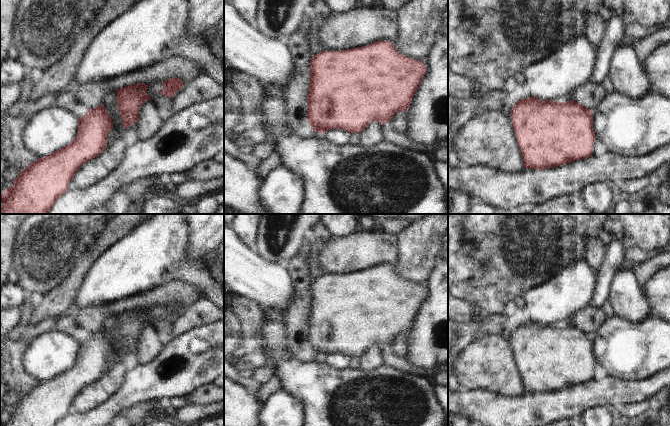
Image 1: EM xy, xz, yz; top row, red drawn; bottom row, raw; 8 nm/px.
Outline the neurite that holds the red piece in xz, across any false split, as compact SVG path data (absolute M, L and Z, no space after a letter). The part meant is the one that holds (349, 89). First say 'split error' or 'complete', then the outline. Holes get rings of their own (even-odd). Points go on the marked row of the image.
complete; M374 41L369 45L363 47L357 47L353 49L347 49L343 51L322 51L316 54L310 60L310 82L307 92L308 108L307 108L307 119L312 127L313 131L318 131L320 134L330 129L343 129L351 133L361 133L371 122L377 121L381 125L390 121L398 111L406 111L410 108L412 97L418 91L418 87L422 83L424 74L427 71L427 66L415 59L406 57L400 54L391 41Z

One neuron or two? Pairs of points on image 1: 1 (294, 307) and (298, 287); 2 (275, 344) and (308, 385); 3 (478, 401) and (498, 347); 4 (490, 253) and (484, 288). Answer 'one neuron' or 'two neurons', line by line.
1: one neuron
2: one neuron
3: two neurons
4: one neuron

